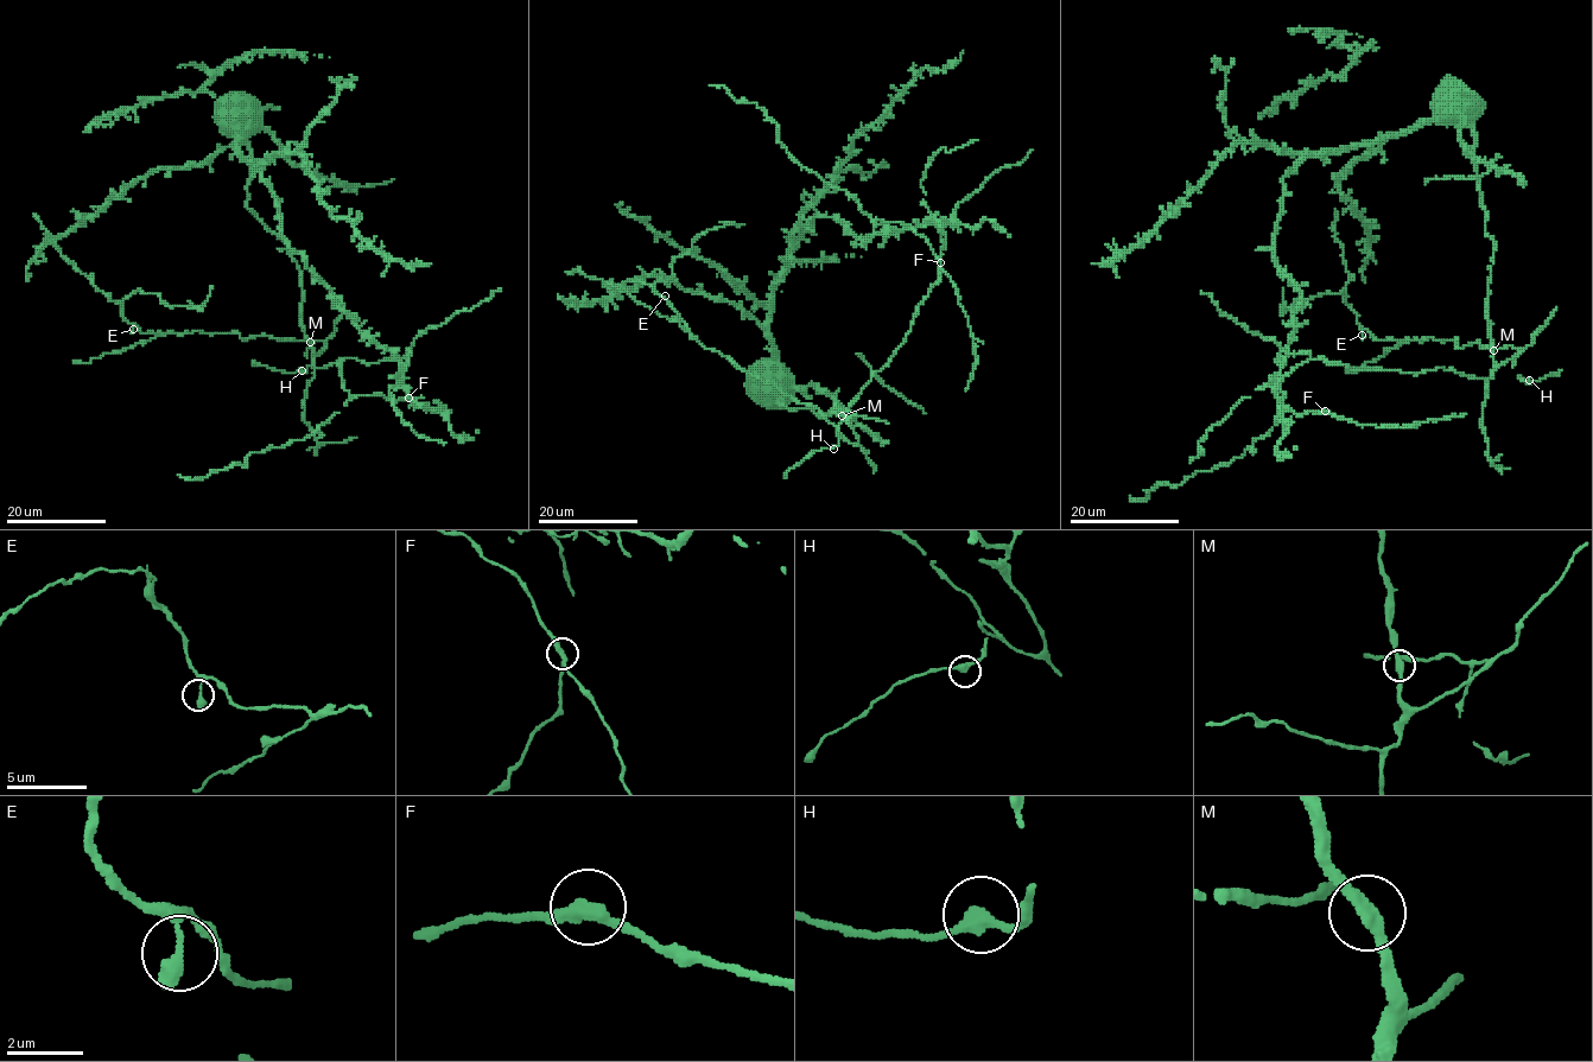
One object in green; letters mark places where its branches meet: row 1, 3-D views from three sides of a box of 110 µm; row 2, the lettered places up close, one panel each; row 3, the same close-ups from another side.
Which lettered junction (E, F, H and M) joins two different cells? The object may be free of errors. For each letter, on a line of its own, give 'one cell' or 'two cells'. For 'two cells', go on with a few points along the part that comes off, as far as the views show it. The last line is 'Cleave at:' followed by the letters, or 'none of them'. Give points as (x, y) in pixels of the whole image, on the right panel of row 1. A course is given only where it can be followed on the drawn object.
E: one cell
F: one cell
H: one cell
M: one cell
Cleave at: none of them

